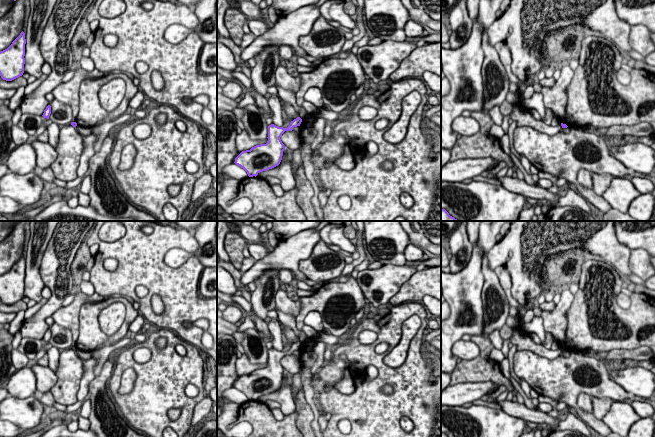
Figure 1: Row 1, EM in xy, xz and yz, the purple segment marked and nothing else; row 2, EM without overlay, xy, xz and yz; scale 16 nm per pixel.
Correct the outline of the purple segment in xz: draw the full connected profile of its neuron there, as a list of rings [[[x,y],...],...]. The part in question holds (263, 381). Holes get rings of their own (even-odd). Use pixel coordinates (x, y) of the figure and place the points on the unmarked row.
[[[297,341],[290,346],[287,352],[278,351],[274,348],[268,350],[268,365],[242,375],[236,382],[235,388],[243,392],[249,401],[257,400],[260,396],[267,395],[278,390],[282,384],[284,368],[280,361],[285,355],[292,355],[300,350],[302,343]]]

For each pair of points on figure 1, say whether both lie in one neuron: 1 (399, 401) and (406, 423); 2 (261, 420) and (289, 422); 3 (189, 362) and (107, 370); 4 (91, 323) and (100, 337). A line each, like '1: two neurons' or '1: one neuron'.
1: two neurons
2: one neuron
3: two neurons
4: one neuron

